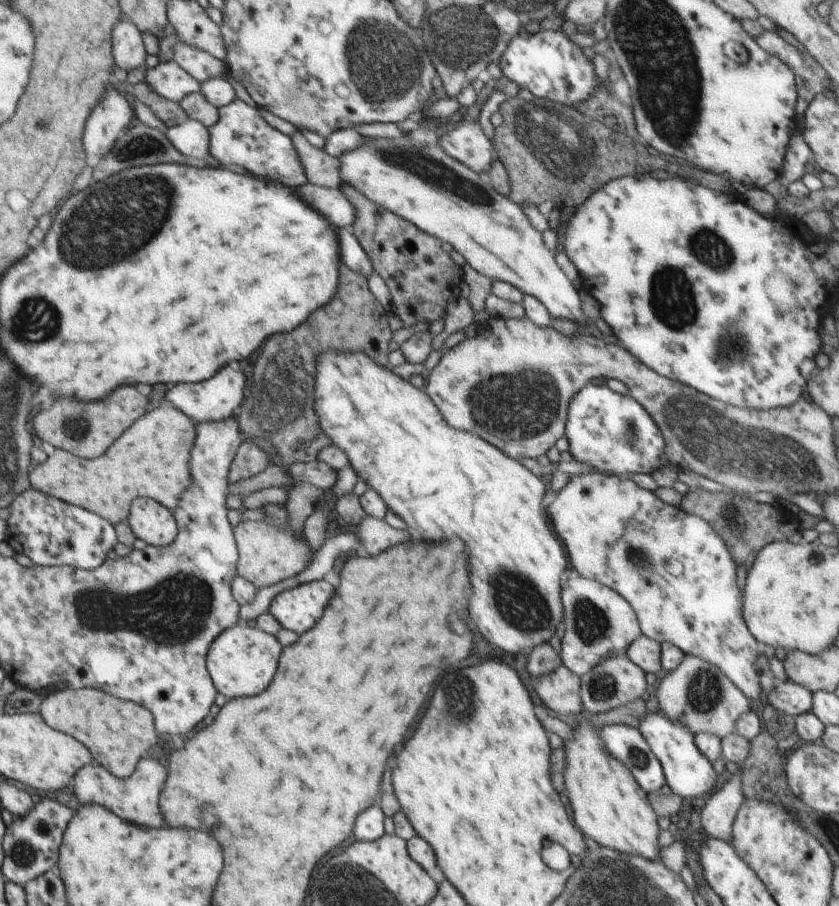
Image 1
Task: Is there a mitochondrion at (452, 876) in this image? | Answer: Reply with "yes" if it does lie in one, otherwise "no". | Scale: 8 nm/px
no

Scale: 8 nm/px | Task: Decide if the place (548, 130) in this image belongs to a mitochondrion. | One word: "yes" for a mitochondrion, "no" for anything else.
yes

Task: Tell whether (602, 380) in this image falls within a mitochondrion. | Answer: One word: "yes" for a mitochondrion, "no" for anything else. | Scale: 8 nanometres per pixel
no

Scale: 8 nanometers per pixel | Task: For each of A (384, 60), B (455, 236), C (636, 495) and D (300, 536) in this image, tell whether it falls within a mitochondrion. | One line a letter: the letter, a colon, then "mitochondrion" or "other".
A: mitochondrion
B: other
C: other
D: other

